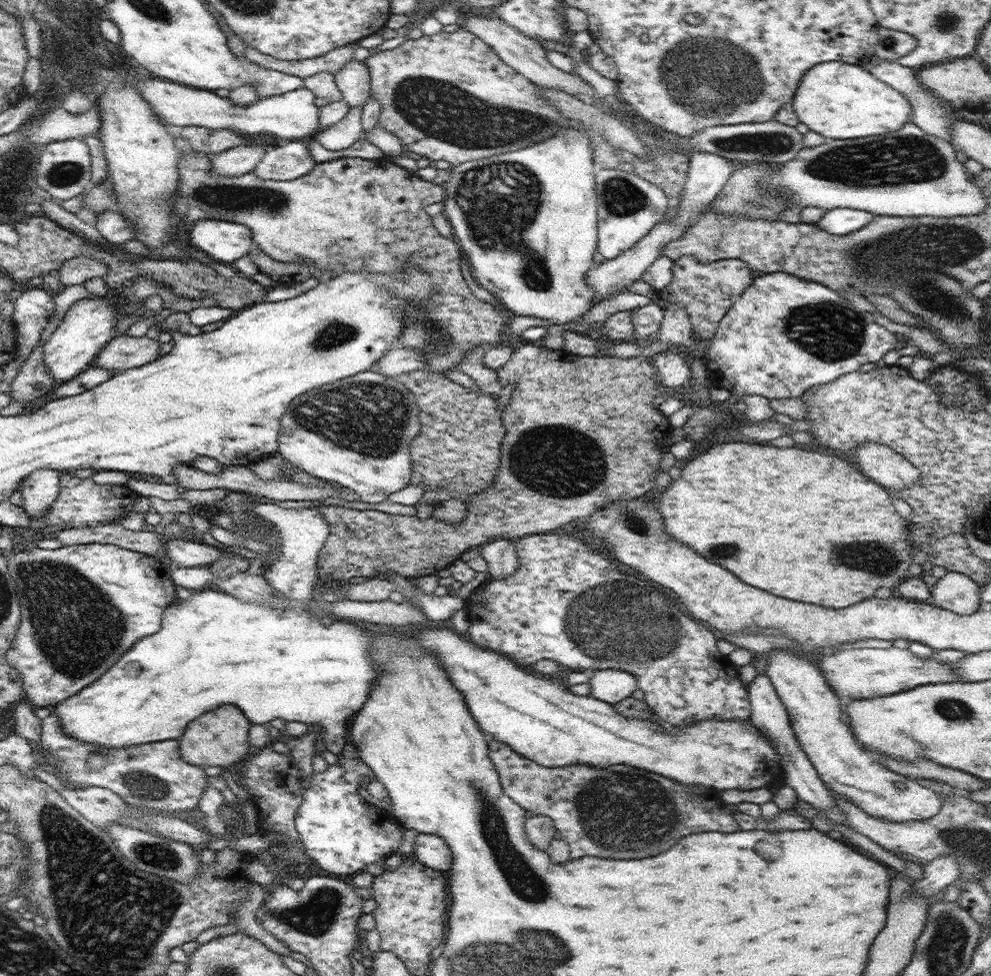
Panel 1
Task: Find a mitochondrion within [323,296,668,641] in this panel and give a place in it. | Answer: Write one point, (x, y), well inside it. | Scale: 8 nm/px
(554, 461)

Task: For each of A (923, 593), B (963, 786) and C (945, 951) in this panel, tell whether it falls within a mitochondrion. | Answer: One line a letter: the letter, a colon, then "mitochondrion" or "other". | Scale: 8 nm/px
A: other
B: other
C: mitochondrion

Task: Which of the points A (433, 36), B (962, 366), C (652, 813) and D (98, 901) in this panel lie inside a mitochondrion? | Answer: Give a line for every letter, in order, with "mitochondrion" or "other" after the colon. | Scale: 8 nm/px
A: other
B: other
C: mitochondrion
D: mitochondrion

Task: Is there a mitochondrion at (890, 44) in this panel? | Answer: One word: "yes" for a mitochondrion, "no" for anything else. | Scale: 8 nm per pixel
yes

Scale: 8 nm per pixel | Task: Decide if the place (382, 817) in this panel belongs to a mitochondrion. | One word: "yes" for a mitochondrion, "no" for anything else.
no

